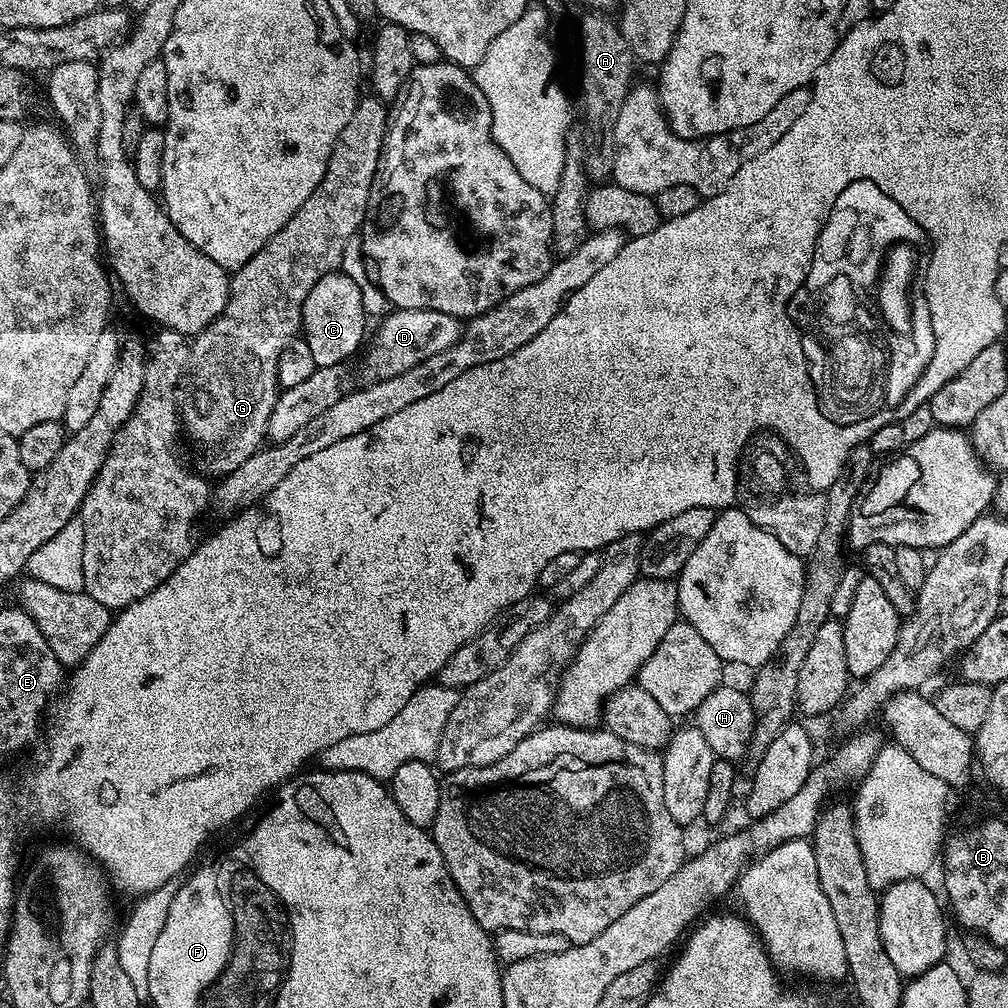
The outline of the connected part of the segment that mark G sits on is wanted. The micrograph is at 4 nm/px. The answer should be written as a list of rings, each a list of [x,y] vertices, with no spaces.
[[[368,94],[356,101],[354,114],[350,122],[342,126],[342,134],[336,139],[336,149],[330,154],[326,174],[322,182],[302,202],[302,206],[254,254],[241,268],[231,273],[228,286],[228,305],[224,312],[204,332],[199,332],[190,344],[190,363],[186,375],[178,389],[178,411],[183,435],[196,444],[200,460],[212,472],[227,474],[241,466],[248,458],[258,452],[265,443],[270,422],[270,410],[278,395],[276,371],[278,358],[282,350],[297,339],[302,328],[302,306],[306,294],[314,290],[314,282],[326,274],[337,271],[344,260],[344,251],[348,243],[354,240],[364,224],[364,215],[370,202],[370,190],[380,169],[380,152],[383,150],[384,138],[388,133],[390,108],[385,101]]]

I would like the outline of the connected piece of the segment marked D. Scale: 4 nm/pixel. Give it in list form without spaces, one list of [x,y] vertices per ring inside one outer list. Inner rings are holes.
[[[413,308],[393,309],[389,315],[380,321],[380,329],[376,337],[367,345],[364,356],[365,381],[373,382],[386,378],[398,377],[406,370],[430,358],[440,350],[449,349],[459,341],[462,322],[456,316],[444,314],[436,310],[414,310]]]

